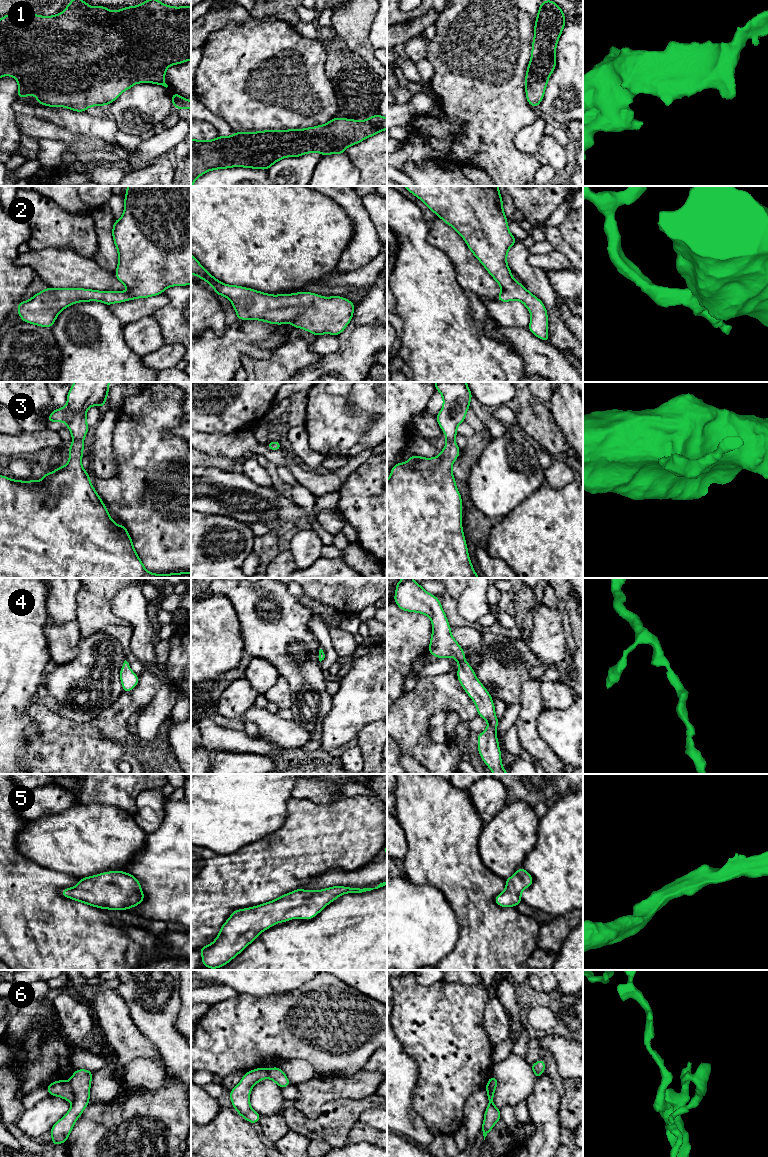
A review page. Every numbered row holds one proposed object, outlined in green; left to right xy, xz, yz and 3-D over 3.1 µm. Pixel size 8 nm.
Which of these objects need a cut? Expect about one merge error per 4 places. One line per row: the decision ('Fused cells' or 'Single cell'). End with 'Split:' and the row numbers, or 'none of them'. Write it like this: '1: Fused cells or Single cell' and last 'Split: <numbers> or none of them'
1: Single cell
2: Single cell
3: Single cell
4: Single cell
5: Single cell
6: Fused cells
Split: 6

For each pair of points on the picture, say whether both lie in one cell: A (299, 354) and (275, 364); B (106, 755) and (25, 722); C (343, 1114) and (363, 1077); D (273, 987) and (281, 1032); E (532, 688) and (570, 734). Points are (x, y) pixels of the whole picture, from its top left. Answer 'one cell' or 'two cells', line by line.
A: one cell
B: two cells
C: two cells
D: two cells
E: two cells

